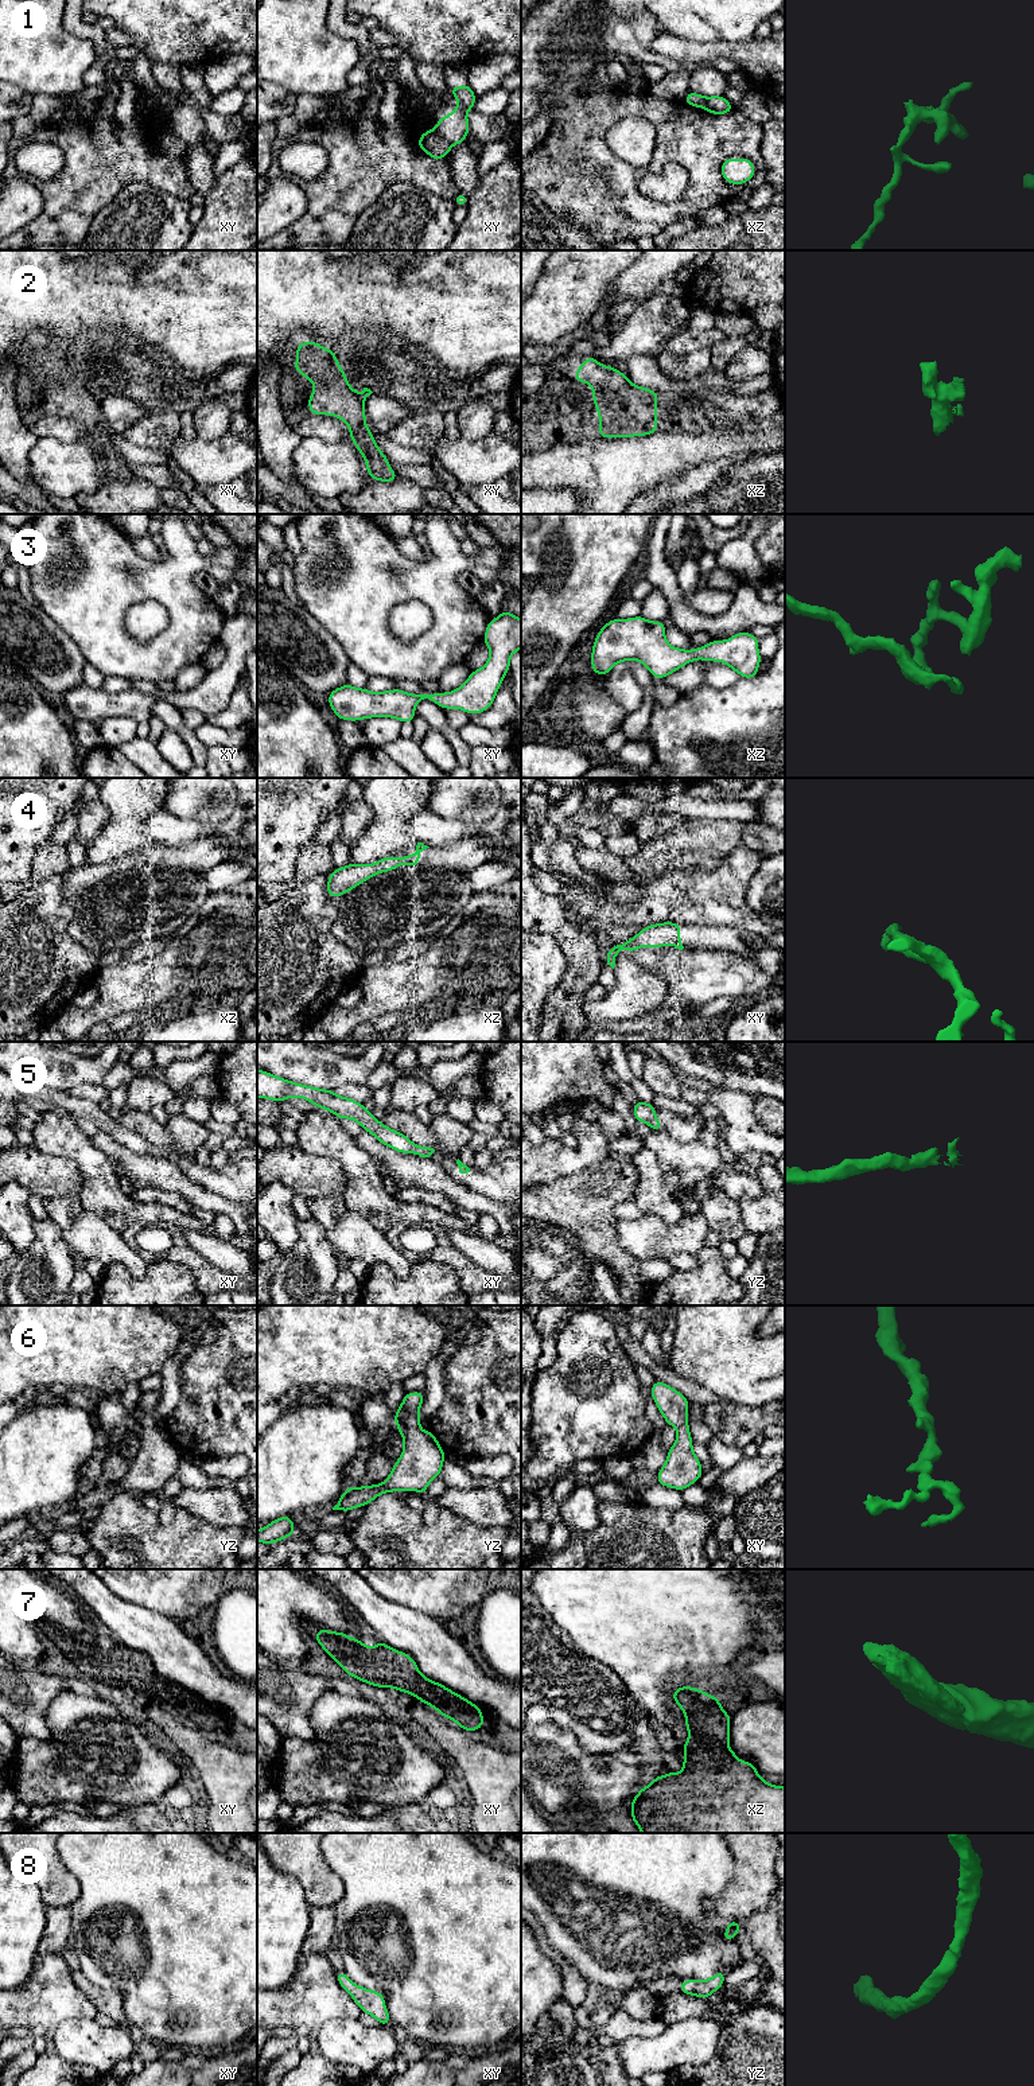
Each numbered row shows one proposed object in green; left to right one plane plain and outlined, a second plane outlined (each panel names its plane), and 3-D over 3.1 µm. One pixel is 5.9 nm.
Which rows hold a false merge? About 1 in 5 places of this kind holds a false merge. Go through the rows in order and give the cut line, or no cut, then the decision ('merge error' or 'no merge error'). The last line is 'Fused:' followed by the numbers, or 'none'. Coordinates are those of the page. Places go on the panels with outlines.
1: xy (434, 131), (451, 144) | merge error
2: no cut | no merge error
3: no cut | no merge error
4: no cut | no merge error
5: no cut | no merge error
6: no cut | no merge error
7: no cut | no merge error
8: no cut | no merge error
Fused: 1

